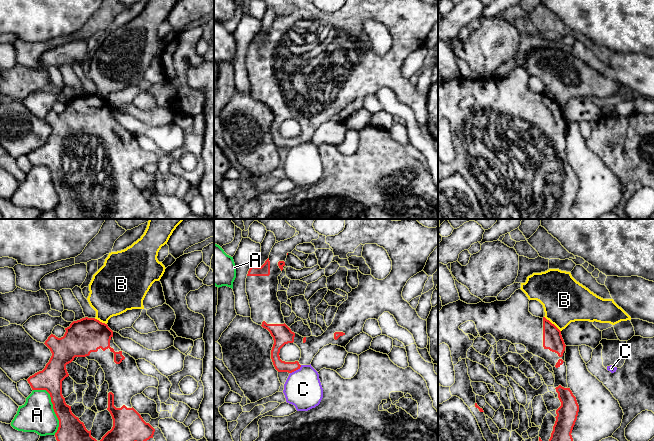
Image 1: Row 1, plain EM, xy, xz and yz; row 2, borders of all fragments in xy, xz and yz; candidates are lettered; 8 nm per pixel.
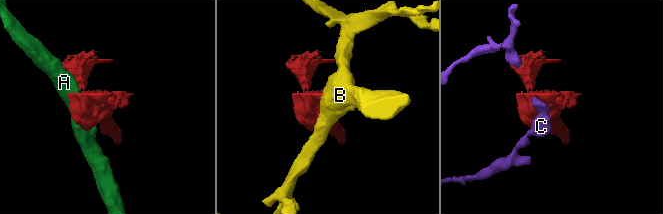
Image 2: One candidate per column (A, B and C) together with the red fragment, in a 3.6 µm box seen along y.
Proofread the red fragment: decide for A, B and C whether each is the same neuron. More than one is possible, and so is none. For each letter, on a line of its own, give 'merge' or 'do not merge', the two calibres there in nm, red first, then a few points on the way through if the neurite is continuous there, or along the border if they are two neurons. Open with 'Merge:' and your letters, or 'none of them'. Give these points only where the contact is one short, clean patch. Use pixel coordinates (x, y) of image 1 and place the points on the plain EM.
Merge: none of them
A: do not merge | 220/280 nm
B: do not merge | 160/360 nm | along yz (544, 92), (560, 107)
C: do not merge | 100/300 nm

